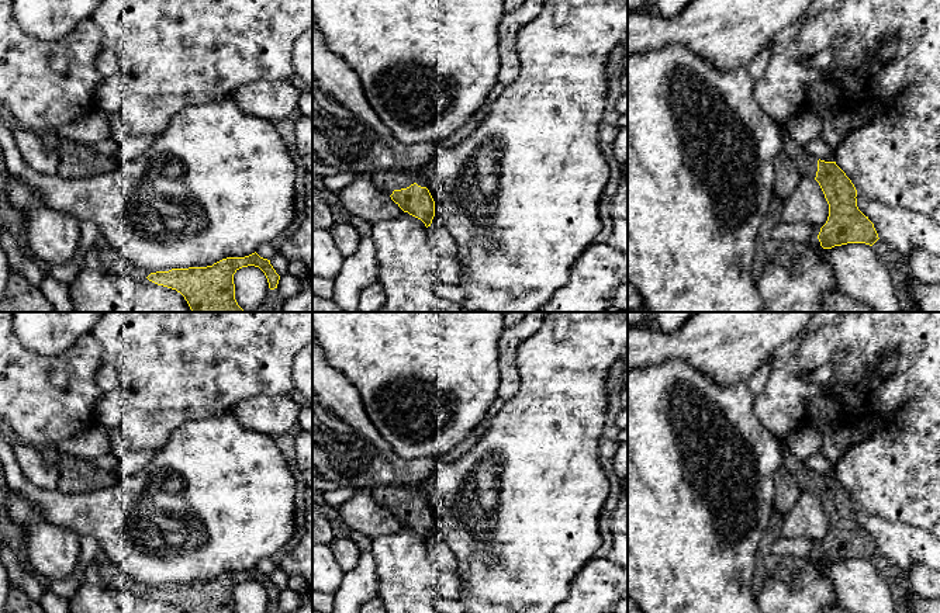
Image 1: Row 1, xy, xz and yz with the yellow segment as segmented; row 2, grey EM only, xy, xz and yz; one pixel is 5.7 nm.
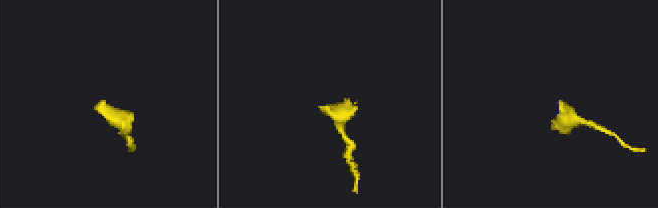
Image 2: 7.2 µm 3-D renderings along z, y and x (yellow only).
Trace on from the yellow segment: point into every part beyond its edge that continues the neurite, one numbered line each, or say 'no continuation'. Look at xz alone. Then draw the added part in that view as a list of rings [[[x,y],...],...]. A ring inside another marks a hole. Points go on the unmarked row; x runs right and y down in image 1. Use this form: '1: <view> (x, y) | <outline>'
1: xz (386, 495) | [[[417,484],[411,485],[377,485],[373,488],[374,501],[391,510],[394,505],[407,503],[411,499],[417,498],[421,502],[425,502],[425,495],[418,491]]]

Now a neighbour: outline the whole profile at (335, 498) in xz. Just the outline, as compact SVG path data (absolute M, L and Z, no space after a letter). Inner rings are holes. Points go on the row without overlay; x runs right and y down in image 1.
M353 488L329 489L324 492L324 499L329 506L339 509L353 495L353 492Z

